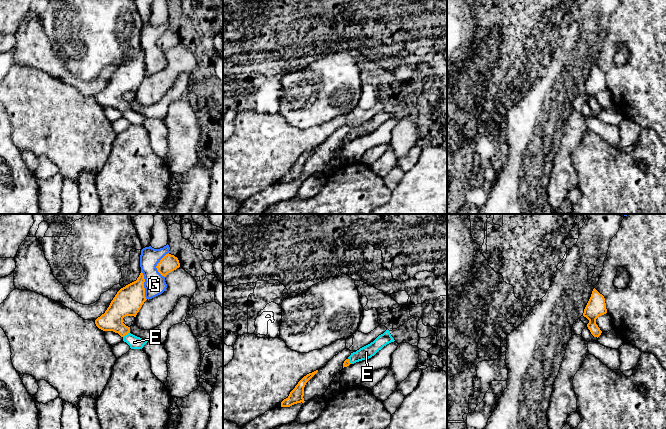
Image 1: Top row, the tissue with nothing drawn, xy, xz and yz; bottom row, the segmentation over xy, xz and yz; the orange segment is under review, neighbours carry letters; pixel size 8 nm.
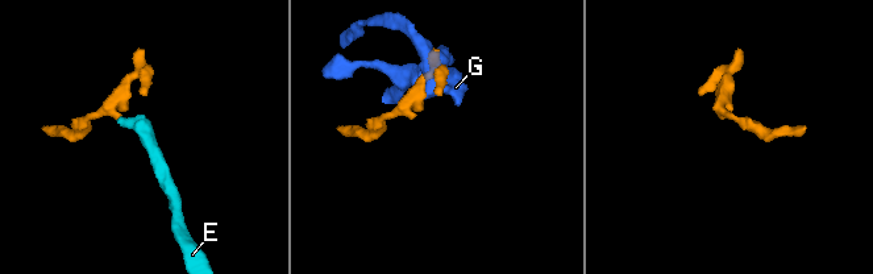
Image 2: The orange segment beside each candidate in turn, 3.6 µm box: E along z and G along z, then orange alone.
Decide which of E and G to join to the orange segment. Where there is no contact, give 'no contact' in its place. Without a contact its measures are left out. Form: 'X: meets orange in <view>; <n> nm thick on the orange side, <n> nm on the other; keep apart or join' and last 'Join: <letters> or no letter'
E: meets orange in xy; 200 nm thick on the orange side, 100 nm on the other; join
G: meets orange in xy; 220 nm thick on the orange side, 170 nm on the other; keep apart
Join: E

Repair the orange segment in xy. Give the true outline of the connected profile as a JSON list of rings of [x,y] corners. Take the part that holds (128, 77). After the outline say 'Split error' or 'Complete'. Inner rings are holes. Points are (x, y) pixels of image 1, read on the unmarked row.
[[[141,48],[136,57],[117,68],[105,89],[95,96],[95,100],[99,105],[118,109],[131,125],[142,125],[148,118],[131,110],[130,103],[123,99],[123,94],[126,92],[136,93],[147,76],[144,58],[144,51]]]. Split error

